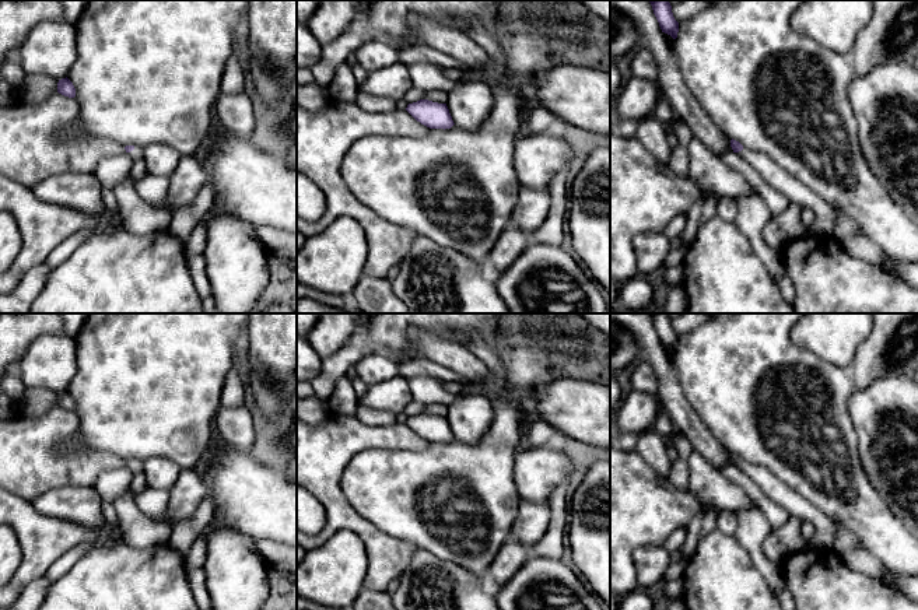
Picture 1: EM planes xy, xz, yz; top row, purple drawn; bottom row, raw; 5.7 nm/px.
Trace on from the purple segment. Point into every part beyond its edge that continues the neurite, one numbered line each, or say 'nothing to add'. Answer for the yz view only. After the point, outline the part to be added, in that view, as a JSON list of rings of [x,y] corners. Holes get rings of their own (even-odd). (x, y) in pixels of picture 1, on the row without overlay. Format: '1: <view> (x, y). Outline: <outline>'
1: yz (773, 487). Outline: [[[746,460],[737,467],[746,473],[771,501],[782,506],[789,515],[799,518],[802,522],[810,522],[814,526],[816,533],[809,541],[810,546],[834,550],[835,529],[834,520],[830,516],[795,492],[768,469]]]

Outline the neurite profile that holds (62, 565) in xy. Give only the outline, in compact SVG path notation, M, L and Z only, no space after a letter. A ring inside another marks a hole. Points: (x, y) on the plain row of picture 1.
M78 544L64 553L60 558L57 558L50 568L45 572L52 583L59 581L64 574L67 574L80 560L81 557L92 548L94 544Z

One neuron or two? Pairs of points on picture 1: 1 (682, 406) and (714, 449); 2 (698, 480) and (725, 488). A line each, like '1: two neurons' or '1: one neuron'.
1: one neuron
2: one neuron

